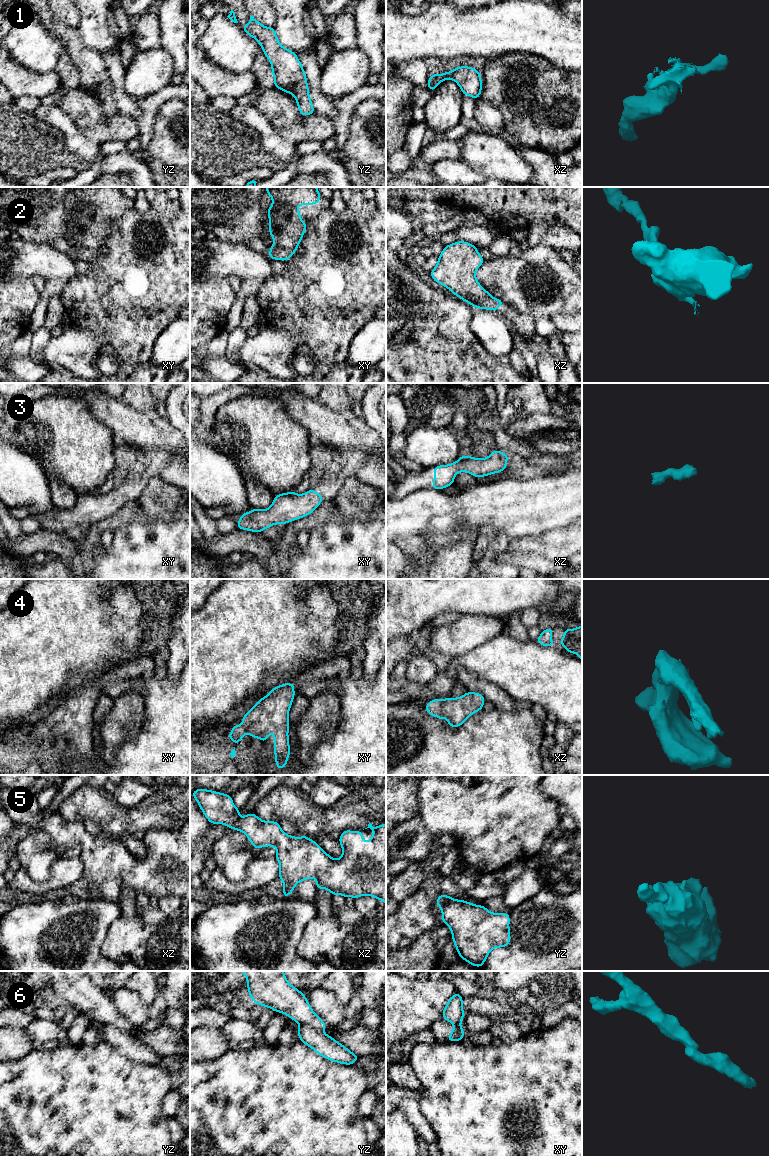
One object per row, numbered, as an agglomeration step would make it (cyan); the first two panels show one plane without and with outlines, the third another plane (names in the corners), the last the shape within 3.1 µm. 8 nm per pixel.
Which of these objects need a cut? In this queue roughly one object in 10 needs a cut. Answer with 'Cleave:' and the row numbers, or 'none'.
Cleave: 6

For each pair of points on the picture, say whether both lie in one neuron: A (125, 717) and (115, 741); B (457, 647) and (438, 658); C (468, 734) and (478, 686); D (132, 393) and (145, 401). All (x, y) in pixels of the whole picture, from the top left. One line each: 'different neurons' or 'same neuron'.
A: same neuron
B: different neurons
C: different neurons
D: same neuron

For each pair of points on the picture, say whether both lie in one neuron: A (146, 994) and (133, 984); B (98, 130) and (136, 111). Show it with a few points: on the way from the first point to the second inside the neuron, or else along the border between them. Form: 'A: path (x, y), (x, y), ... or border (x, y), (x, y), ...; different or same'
A: path (143, 991), (136, 984); same
B: border (119, 110), (130, 115), (137, 122), (139, 134); different

